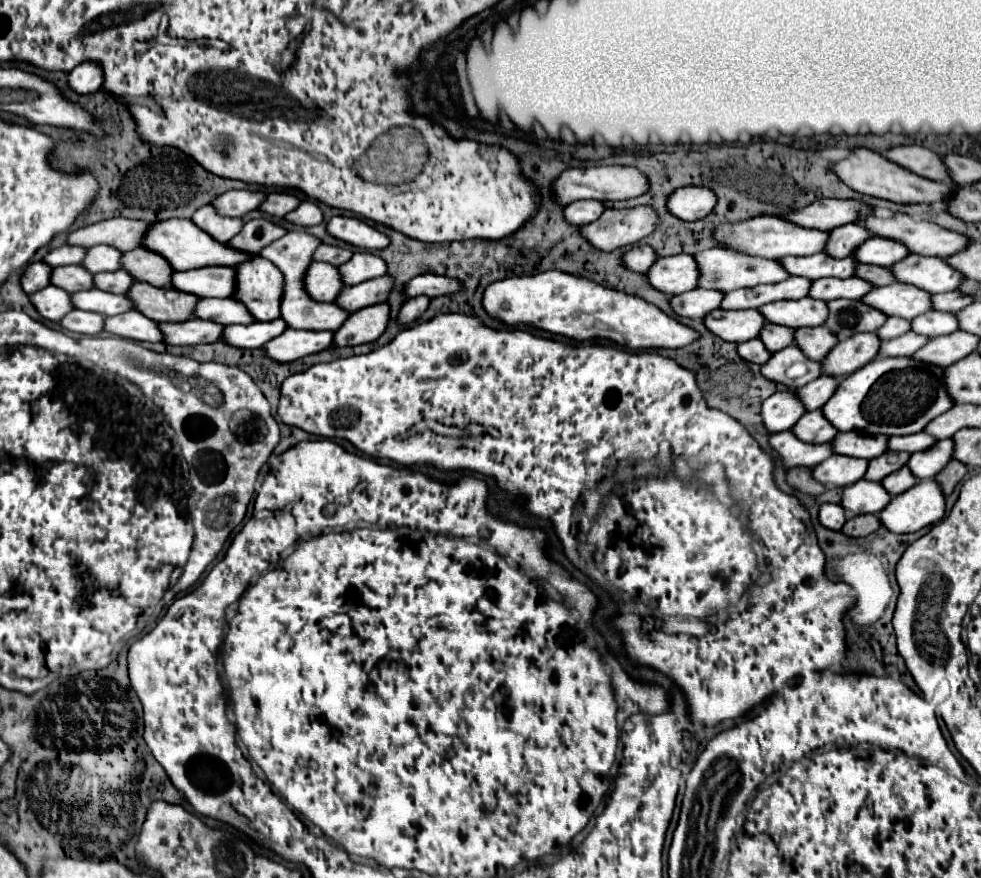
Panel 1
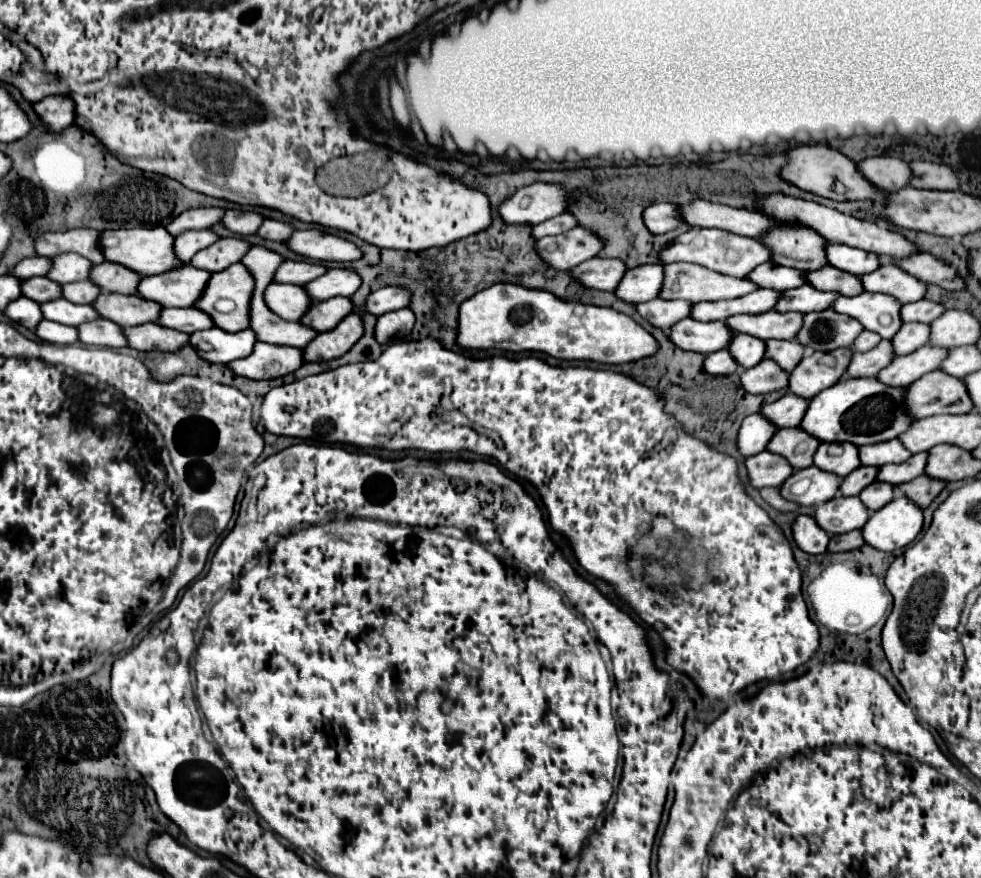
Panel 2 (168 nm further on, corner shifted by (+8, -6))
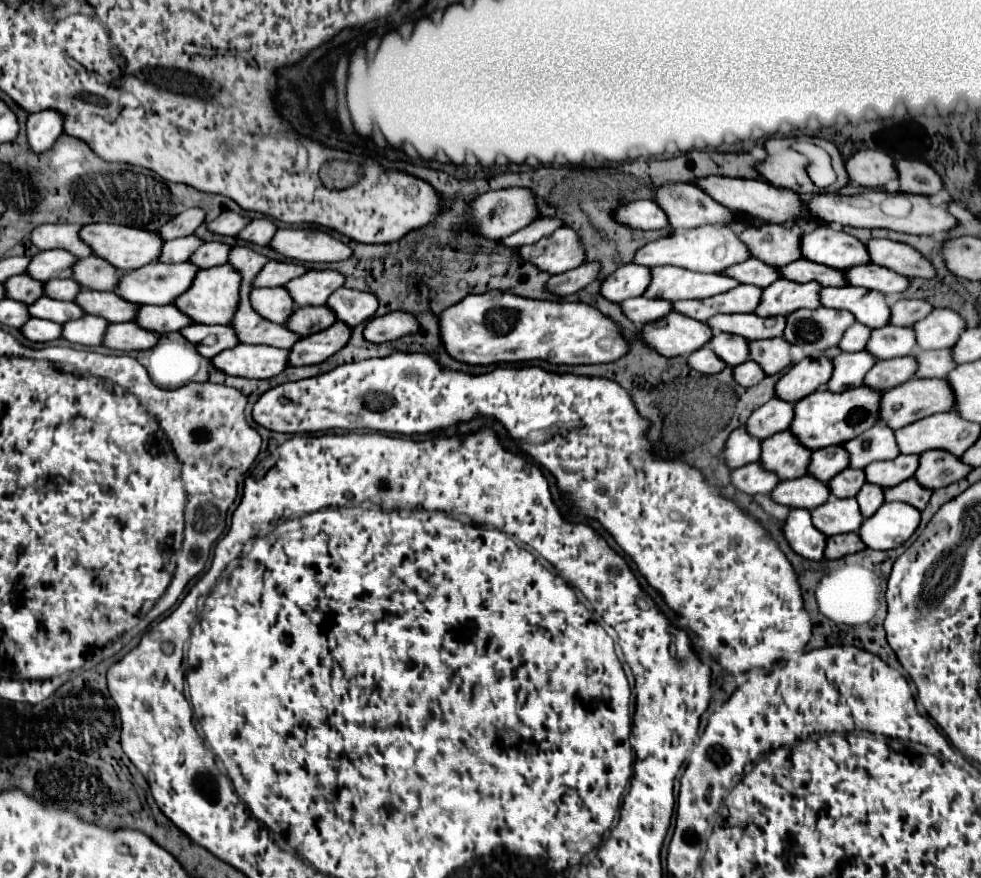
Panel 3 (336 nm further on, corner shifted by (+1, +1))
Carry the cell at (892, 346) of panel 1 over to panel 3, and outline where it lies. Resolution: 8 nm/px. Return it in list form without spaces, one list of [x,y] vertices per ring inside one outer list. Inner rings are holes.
[[[861,350],[861,352],[853,352],[853,354],[839,354],[833,358],[833,374],[827,380],[827,390],[831,392],[841,392],[841,390],[849,390],[855,386],[863,384],[863,376],[871,370],[871,366],[877,360]]]

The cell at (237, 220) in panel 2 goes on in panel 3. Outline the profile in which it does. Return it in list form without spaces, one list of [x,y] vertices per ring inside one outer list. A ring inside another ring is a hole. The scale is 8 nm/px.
[[[223,212],[219,218],[207,224],[207,230],[221,236],[237,236],[247,224],[247,218],[235,214],[235,212]]]

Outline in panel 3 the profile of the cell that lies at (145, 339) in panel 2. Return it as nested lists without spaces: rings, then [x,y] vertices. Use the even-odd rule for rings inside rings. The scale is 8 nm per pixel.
[[[123,322],[107,326],[103,346],[111,350],[131,352],[131,350],[149,350],[155,346],[157,340],[159,340],[157,334],[139,328],[135,322]]]

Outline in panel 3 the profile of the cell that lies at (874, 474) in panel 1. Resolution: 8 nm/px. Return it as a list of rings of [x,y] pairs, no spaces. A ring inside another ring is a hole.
[[[851,468],[843,470],[843,474],[837,474],[835,478],[831,478],[831,482],[827,482],[835,498],[853,498],[863,484],[865,484],[865,472]]]

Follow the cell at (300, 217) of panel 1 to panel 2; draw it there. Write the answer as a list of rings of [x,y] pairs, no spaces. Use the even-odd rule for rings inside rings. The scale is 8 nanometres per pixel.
[[[264,219],[262,227],[258,229],[258,235],[264,239],[272,239],[272,241],[288,241],[288,237],[292,237],[294,227],[286,221],[278,221],[278,219]]]

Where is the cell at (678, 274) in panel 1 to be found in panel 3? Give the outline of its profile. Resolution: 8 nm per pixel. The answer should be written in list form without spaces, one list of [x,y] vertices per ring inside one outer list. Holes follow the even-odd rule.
[[[627,264],[617,268],[611,276],[601,282],[601,294],[609,302],[623,302],[627,298],[641,296],[651,282],[651,270],[637,264]]]

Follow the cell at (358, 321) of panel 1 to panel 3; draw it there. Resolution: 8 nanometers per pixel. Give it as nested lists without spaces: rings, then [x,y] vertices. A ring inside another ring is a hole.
[[[335,322],[327,330],[321,330],[317,334],[311,334],[307,338],[301,338],[291,346],[289,350],[289,366],[309,366],[309,364],[321,364],[335,352],[339,352],[347,340],[351,338],[351,328],[343,322]]]

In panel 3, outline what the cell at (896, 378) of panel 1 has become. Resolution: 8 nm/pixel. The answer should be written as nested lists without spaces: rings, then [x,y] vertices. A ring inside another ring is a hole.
[[[867,386],[851,388],[841,394],[831,394],[829,390],[817,390],[795,404],[795,418],[791,422],[789,432],[799,440],[801,446],[809,450],[843,444],[863,434],[875,424],[879,414],[879,400],[881,400],[881,392],[871,390]]]

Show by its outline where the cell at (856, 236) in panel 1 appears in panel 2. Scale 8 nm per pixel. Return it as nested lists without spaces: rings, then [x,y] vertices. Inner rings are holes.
[[[808,227],[772,229],[762,237],[762,243],[772,249],[772,261],[778,265],[812,271],[828,265],[824,249],[830,241],[824,241],[820,233]]]

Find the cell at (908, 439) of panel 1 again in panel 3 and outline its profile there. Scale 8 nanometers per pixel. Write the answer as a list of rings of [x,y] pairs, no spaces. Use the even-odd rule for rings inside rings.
[[[883,422],[871,426],[867,434],[859,434],[859,438],[851,438],[851,442],[843,442],[843,448],[851,458],[851,468],[863,468],[875,460],[891,460],[899,456],[895,434]]]

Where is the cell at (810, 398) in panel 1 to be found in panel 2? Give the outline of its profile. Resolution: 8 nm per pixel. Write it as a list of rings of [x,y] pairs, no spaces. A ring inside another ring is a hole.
[[[786,393],[782,399],[764,405],[762,413],[778,427],[798,427],[800,421],[804,419],[806,409],[808,409],[808,399],[794,393]]]

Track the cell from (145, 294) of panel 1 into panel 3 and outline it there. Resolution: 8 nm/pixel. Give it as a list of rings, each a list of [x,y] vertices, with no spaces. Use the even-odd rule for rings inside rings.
[[[79,290],[75,302],[83,306],[85,314],[101,316],[107,322],[131,322],[137,314],[137,304],[125,302],[115,292],[95,292],[95,290]]]

